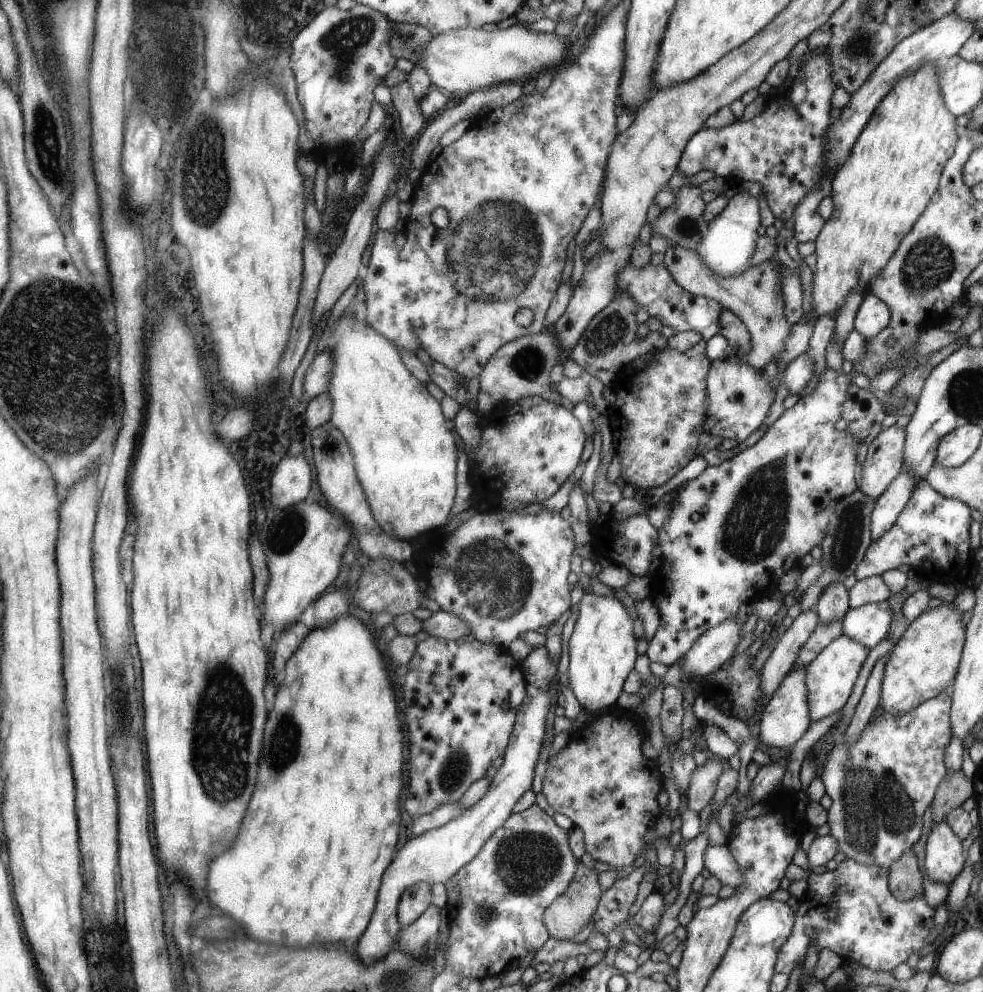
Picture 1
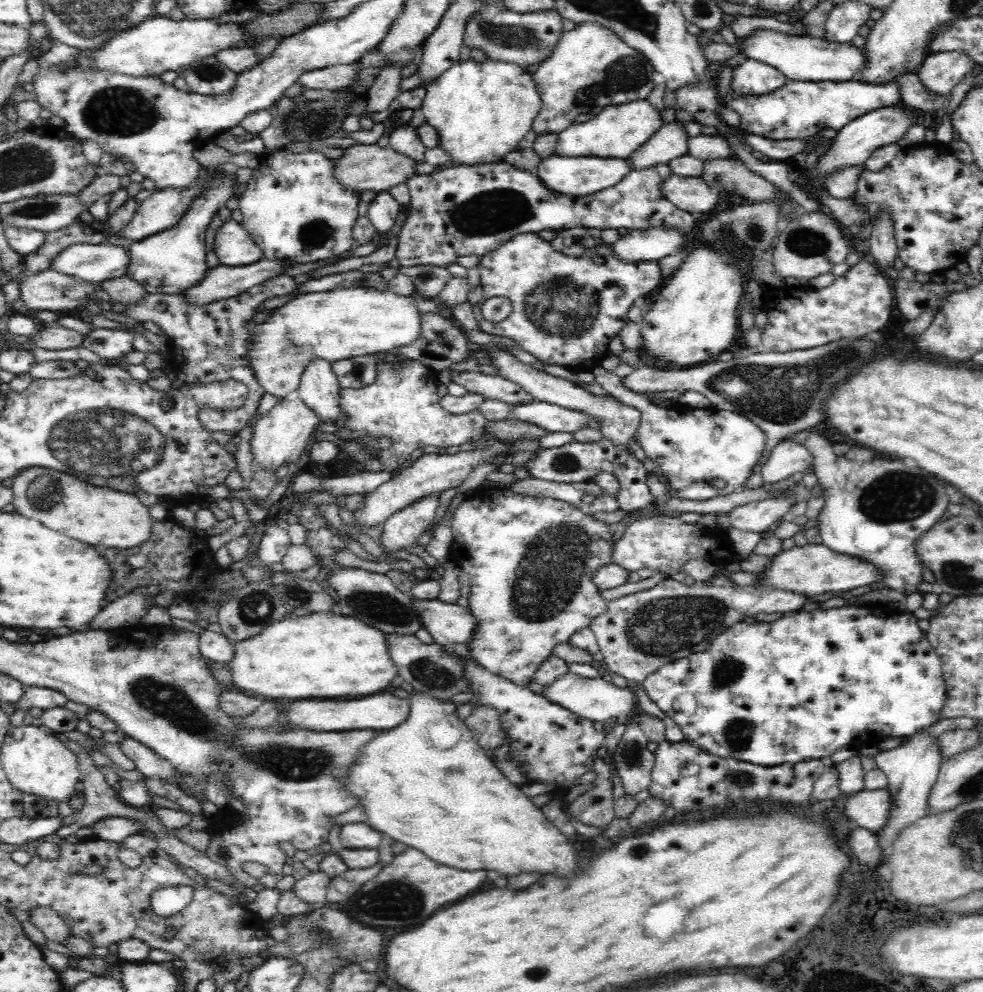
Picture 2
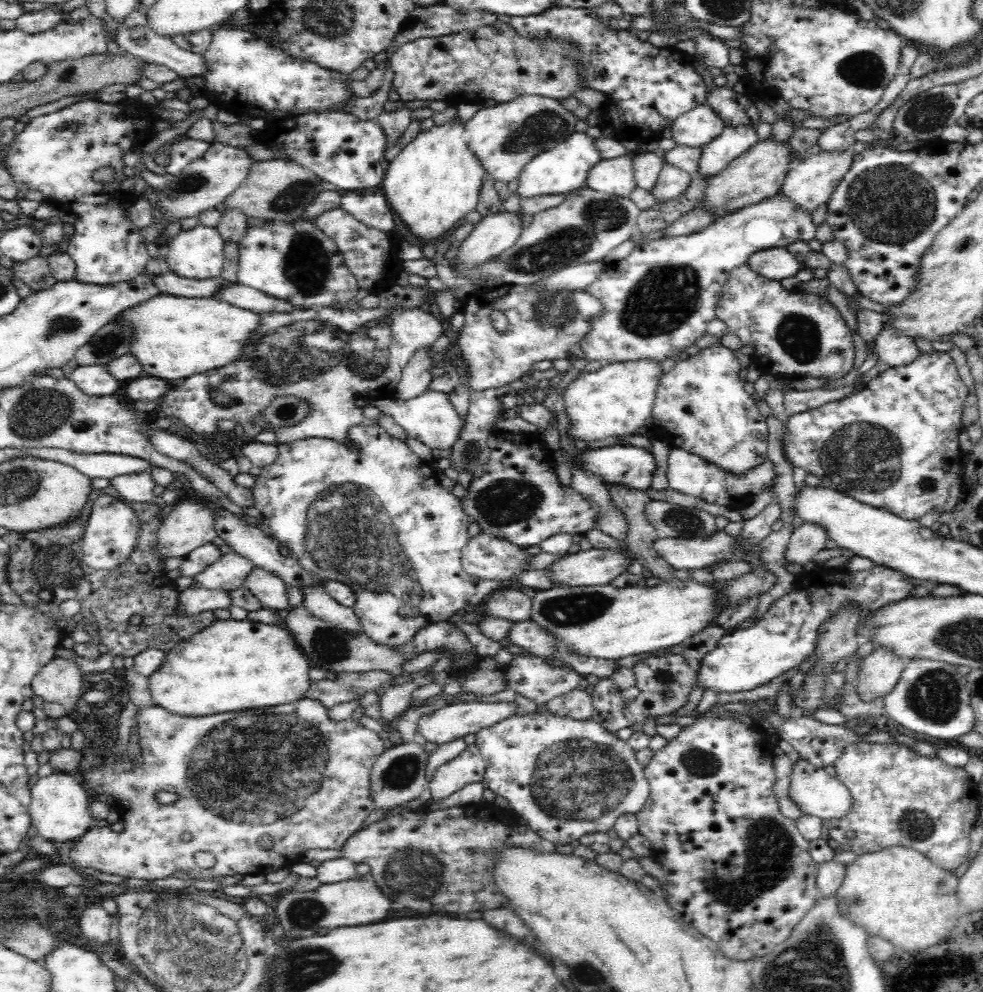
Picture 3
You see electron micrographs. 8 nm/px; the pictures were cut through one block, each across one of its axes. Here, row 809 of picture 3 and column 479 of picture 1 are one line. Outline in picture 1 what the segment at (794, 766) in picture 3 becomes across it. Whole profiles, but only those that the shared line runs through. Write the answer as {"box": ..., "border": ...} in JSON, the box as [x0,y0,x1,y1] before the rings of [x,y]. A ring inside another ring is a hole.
{"box":[357,646,555,967],"border":[[[543,646],[533,648],[522,661],[525,686],[524,702],[516,715],[516,725],[508,739],[508,747],[502,755],[503,762],[497,770],[492,771],[487,791],[471,807],[462,810],[462,814],[449,820],[449,823],[413,837],[399,848],[397,858],[385,872],[385,880],[381,882],[380,897],[377,898],[376,911],[372,921],[368,923],[361,942],[357,942],[357,956],[365,967],[377,963],[394,946],[400,935],[400,924],[396,918],[401,894],[409,886],[419,882],[443,883],[452,877],[484,847],[485,842],[511,817],[511,808],[519,800],[519,796],[529,788],[531,778],[535,777],[536,762],[545,733],[544,718],[551,704],[551,682],[555,680],[555,670],[547,660],[547,652]],[[543,674],[543,676],[537,676]]]}

